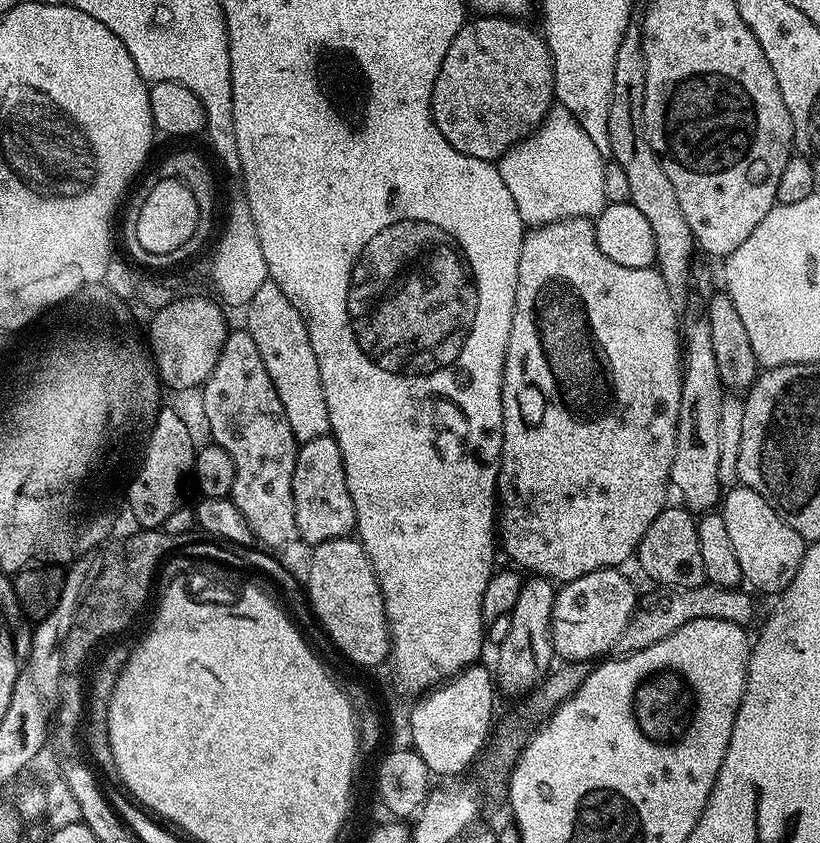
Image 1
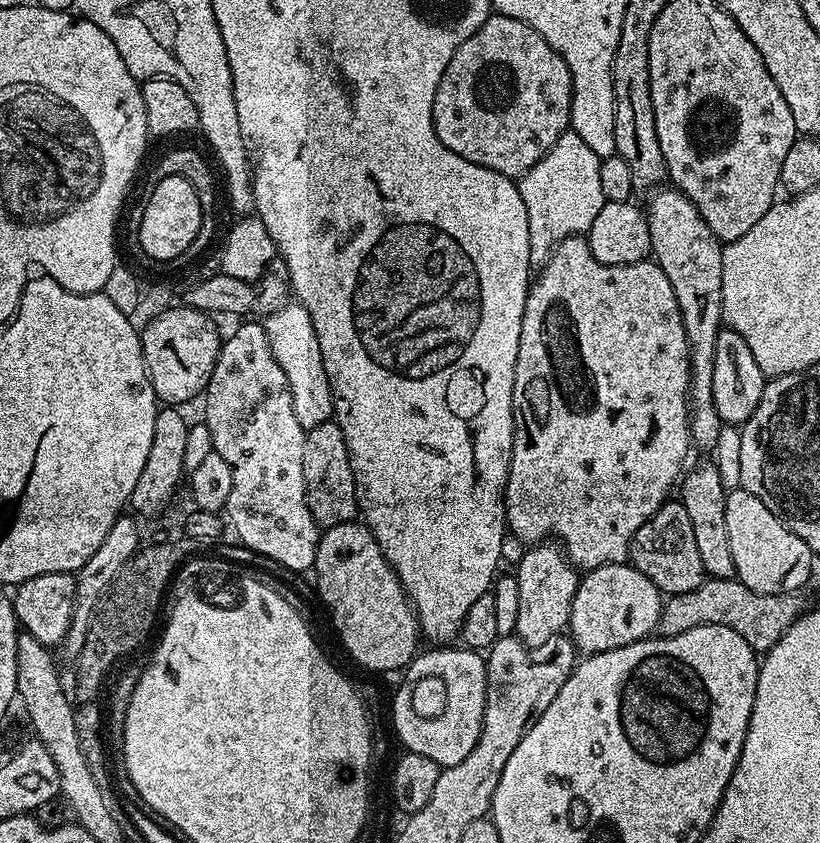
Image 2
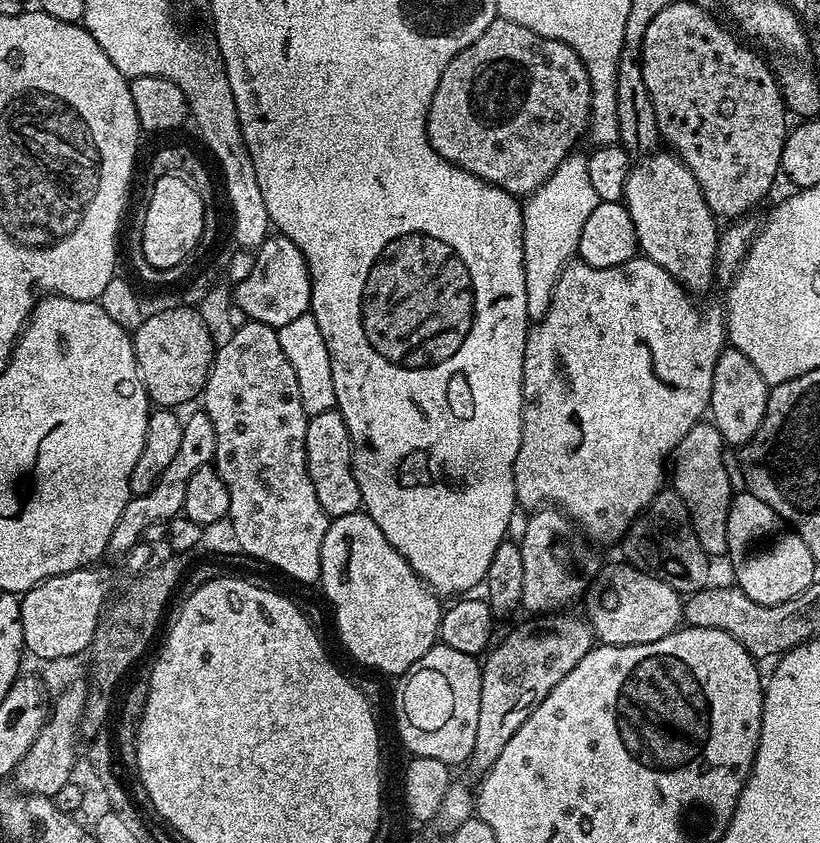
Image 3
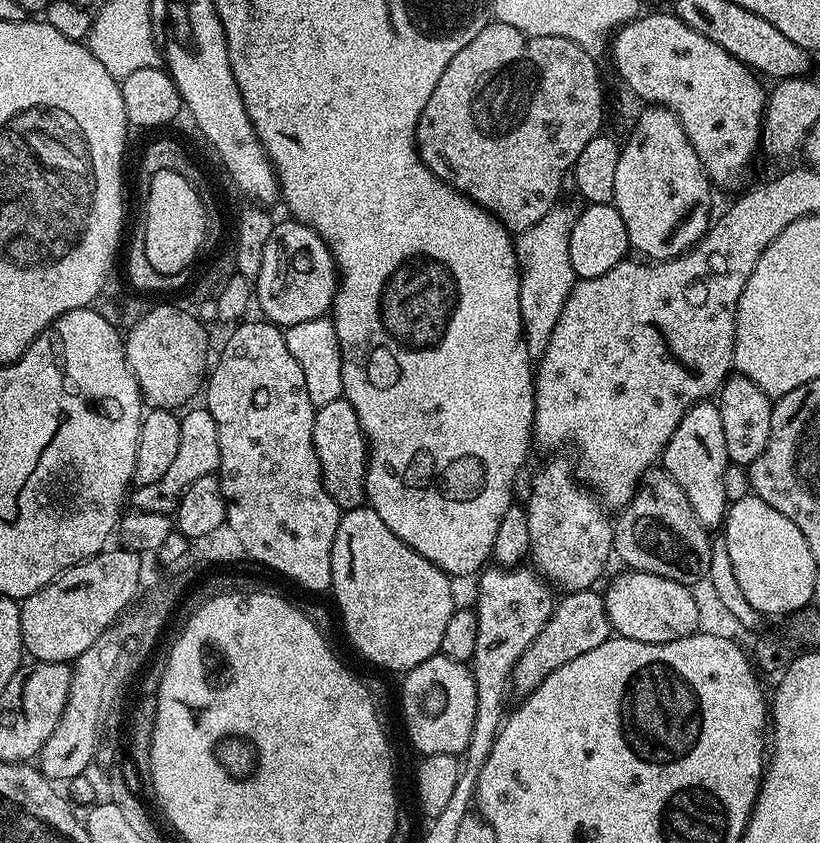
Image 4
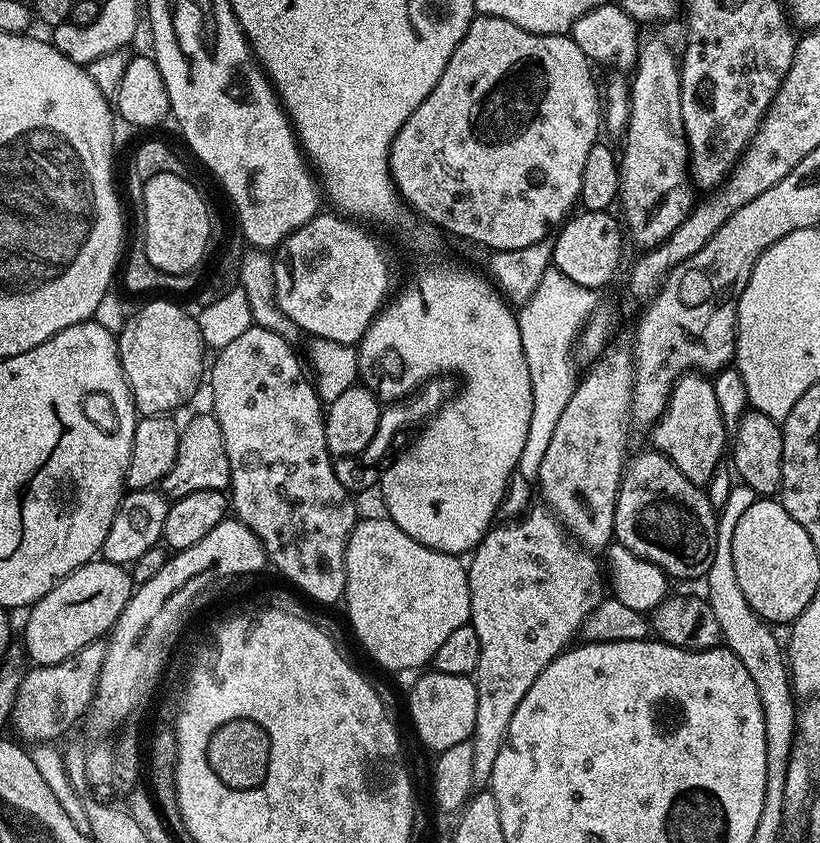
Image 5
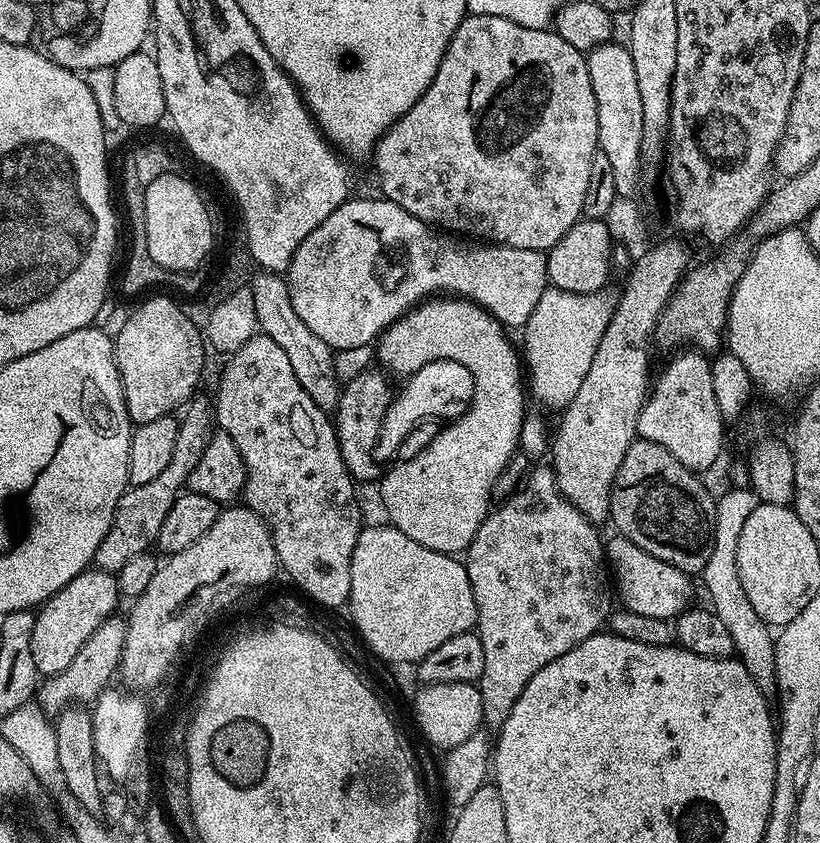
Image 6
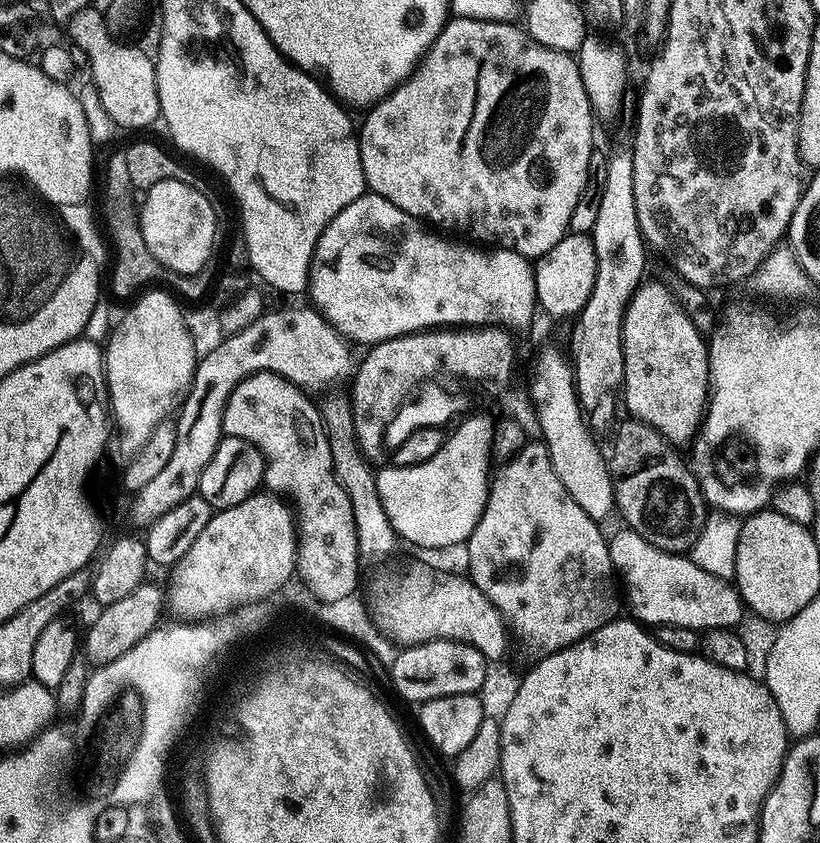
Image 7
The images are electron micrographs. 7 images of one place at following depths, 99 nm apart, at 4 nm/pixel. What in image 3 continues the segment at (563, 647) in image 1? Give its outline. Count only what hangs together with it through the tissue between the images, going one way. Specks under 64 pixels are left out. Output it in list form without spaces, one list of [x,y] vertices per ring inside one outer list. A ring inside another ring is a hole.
[[[627,562],[601,567],[592,587],[586,593],[588,613],[595,639],[600,644],[645,644],[658,642],[681,627],[684,619],[684,600],[669,584],[654,578]]]

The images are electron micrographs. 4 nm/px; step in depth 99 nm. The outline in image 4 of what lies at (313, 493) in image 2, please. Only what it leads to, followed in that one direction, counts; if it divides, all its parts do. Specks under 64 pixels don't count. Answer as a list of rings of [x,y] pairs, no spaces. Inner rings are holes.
[[[346,399],[326,402],[326,406],[316,409],[314,418],[314,450],[322,470],[322,482],[342,510],[358,508],[365,503],[366,474],[368,473],[368,441],[354,414],[354,406]]]

